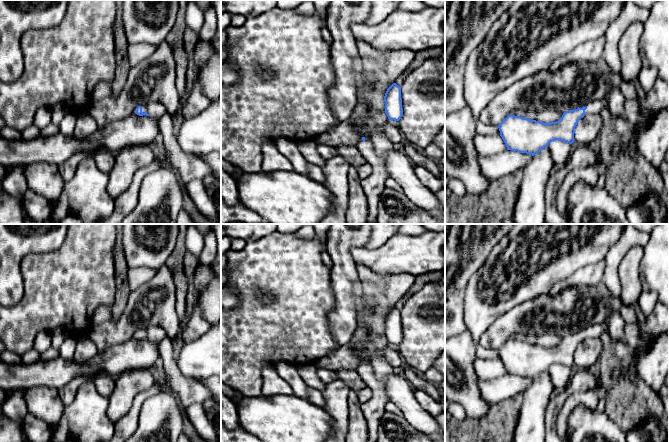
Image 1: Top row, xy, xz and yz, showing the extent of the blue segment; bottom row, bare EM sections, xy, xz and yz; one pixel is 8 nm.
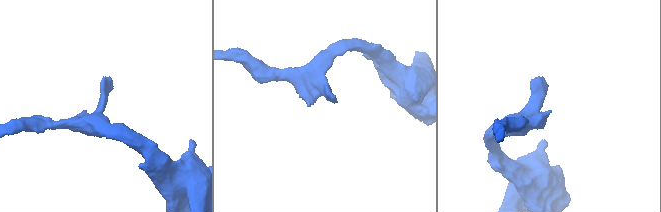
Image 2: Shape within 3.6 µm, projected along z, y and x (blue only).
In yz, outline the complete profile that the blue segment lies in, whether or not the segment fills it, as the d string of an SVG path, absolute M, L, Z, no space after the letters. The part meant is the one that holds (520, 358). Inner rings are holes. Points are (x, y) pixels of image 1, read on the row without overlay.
M593 323L581 328L577 333L563 337L560 344L543 347L521 340L508 339L498 349L507 374L534 380L548 368L560 364L572 368L575 351L586 338L600 338L608 329L608 323Z

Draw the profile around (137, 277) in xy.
M138 267L131 268L128 271L128 285L131 291L136 290L149 280L151 280L157 270L147 268L147 267Z

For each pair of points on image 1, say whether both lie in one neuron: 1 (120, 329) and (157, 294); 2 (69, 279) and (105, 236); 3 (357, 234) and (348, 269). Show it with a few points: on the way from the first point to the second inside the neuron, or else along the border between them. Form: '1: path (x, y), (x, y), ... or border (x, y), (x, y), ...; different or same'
1: path (129, 321), (148, 303); same
2: path (80, 268), (84, 264), (87, 254), (94, 247); same
3: path (348, 243), (345, 246), (345, 260); same

